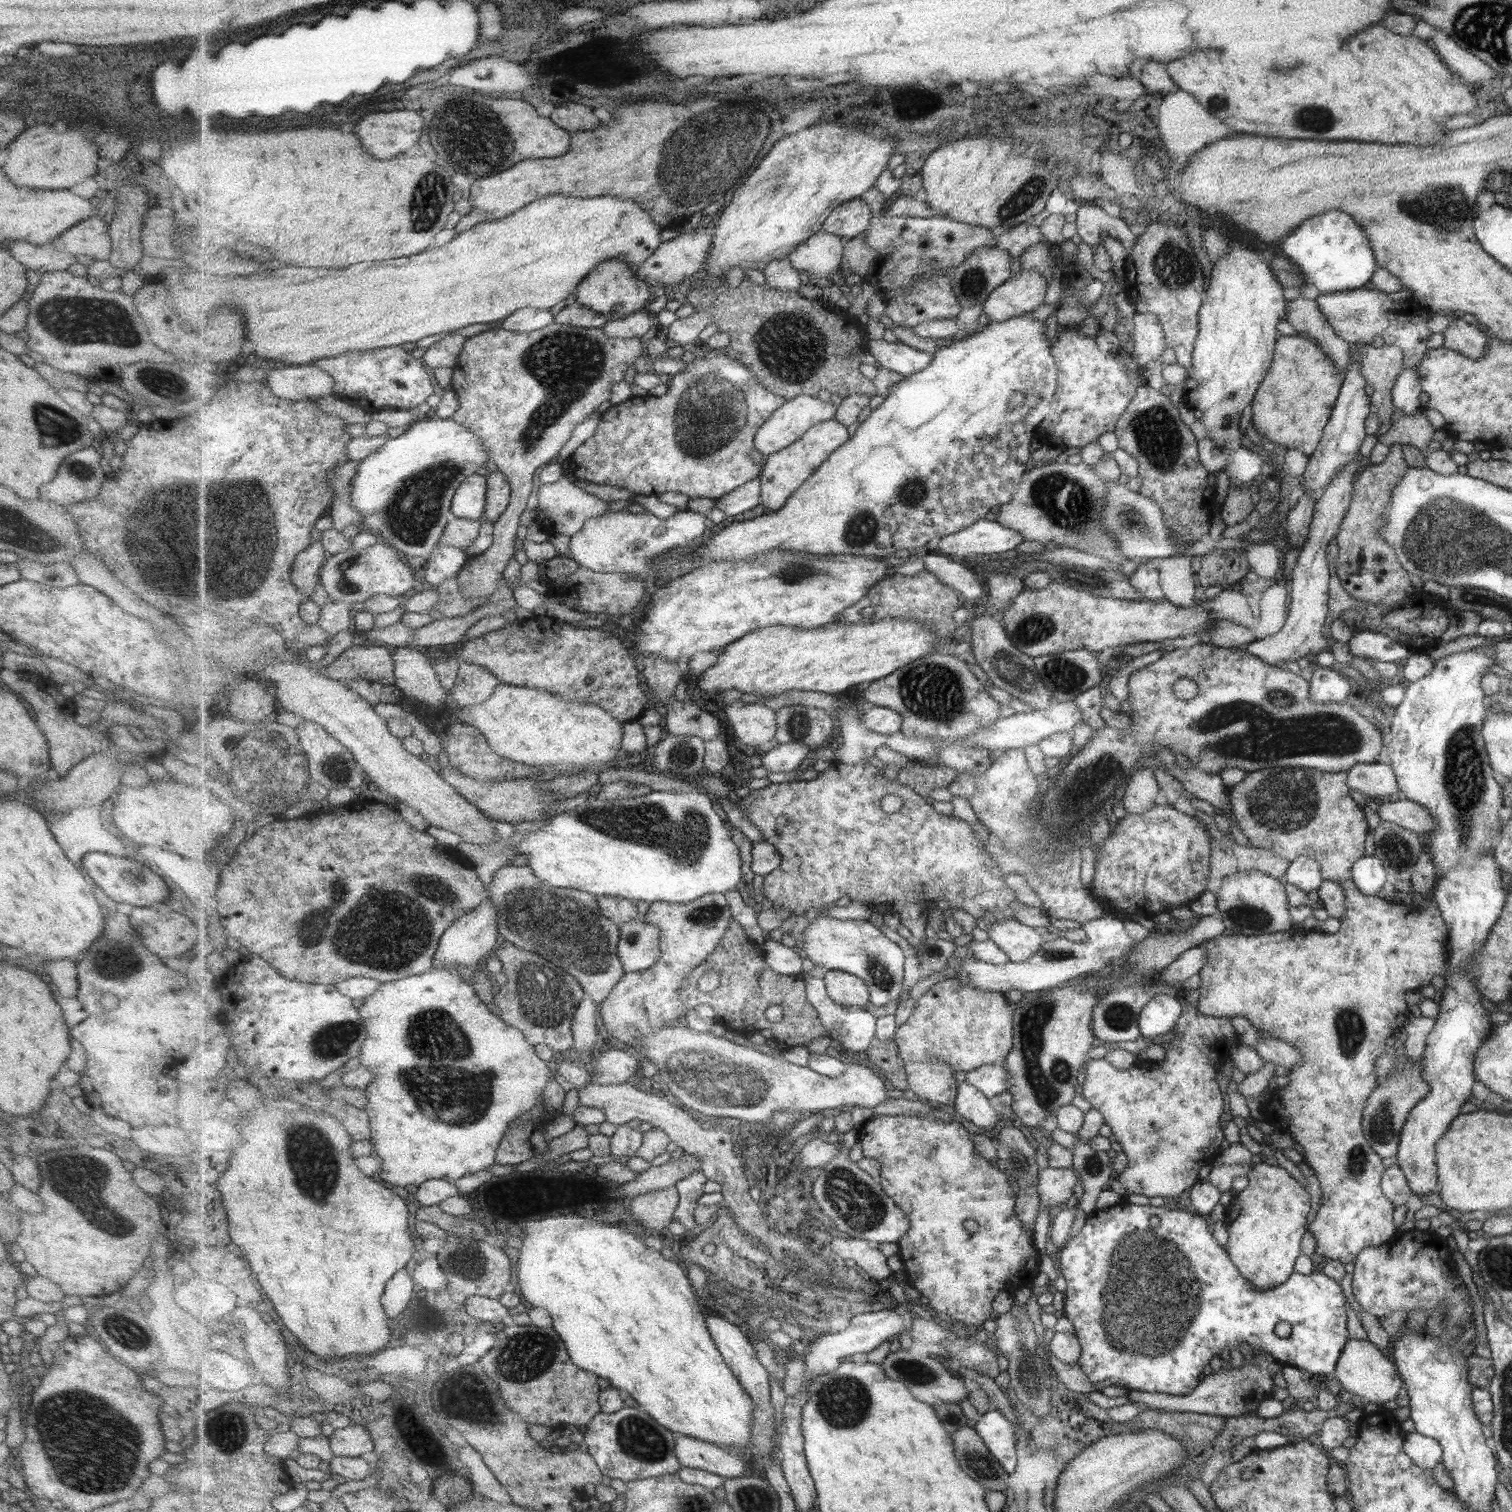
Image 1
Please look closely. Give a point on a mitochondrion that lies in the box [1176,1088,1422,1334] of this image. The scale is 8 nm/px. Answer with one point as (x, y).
(1381, 1127)

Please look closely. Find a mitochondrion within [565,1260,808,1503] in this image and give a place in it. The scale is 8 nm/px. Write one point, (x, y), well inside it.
(637, 1437)

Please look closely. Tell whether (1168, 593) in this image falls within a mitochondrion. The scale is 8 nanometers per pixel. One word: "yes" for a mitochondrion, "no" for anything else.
no

